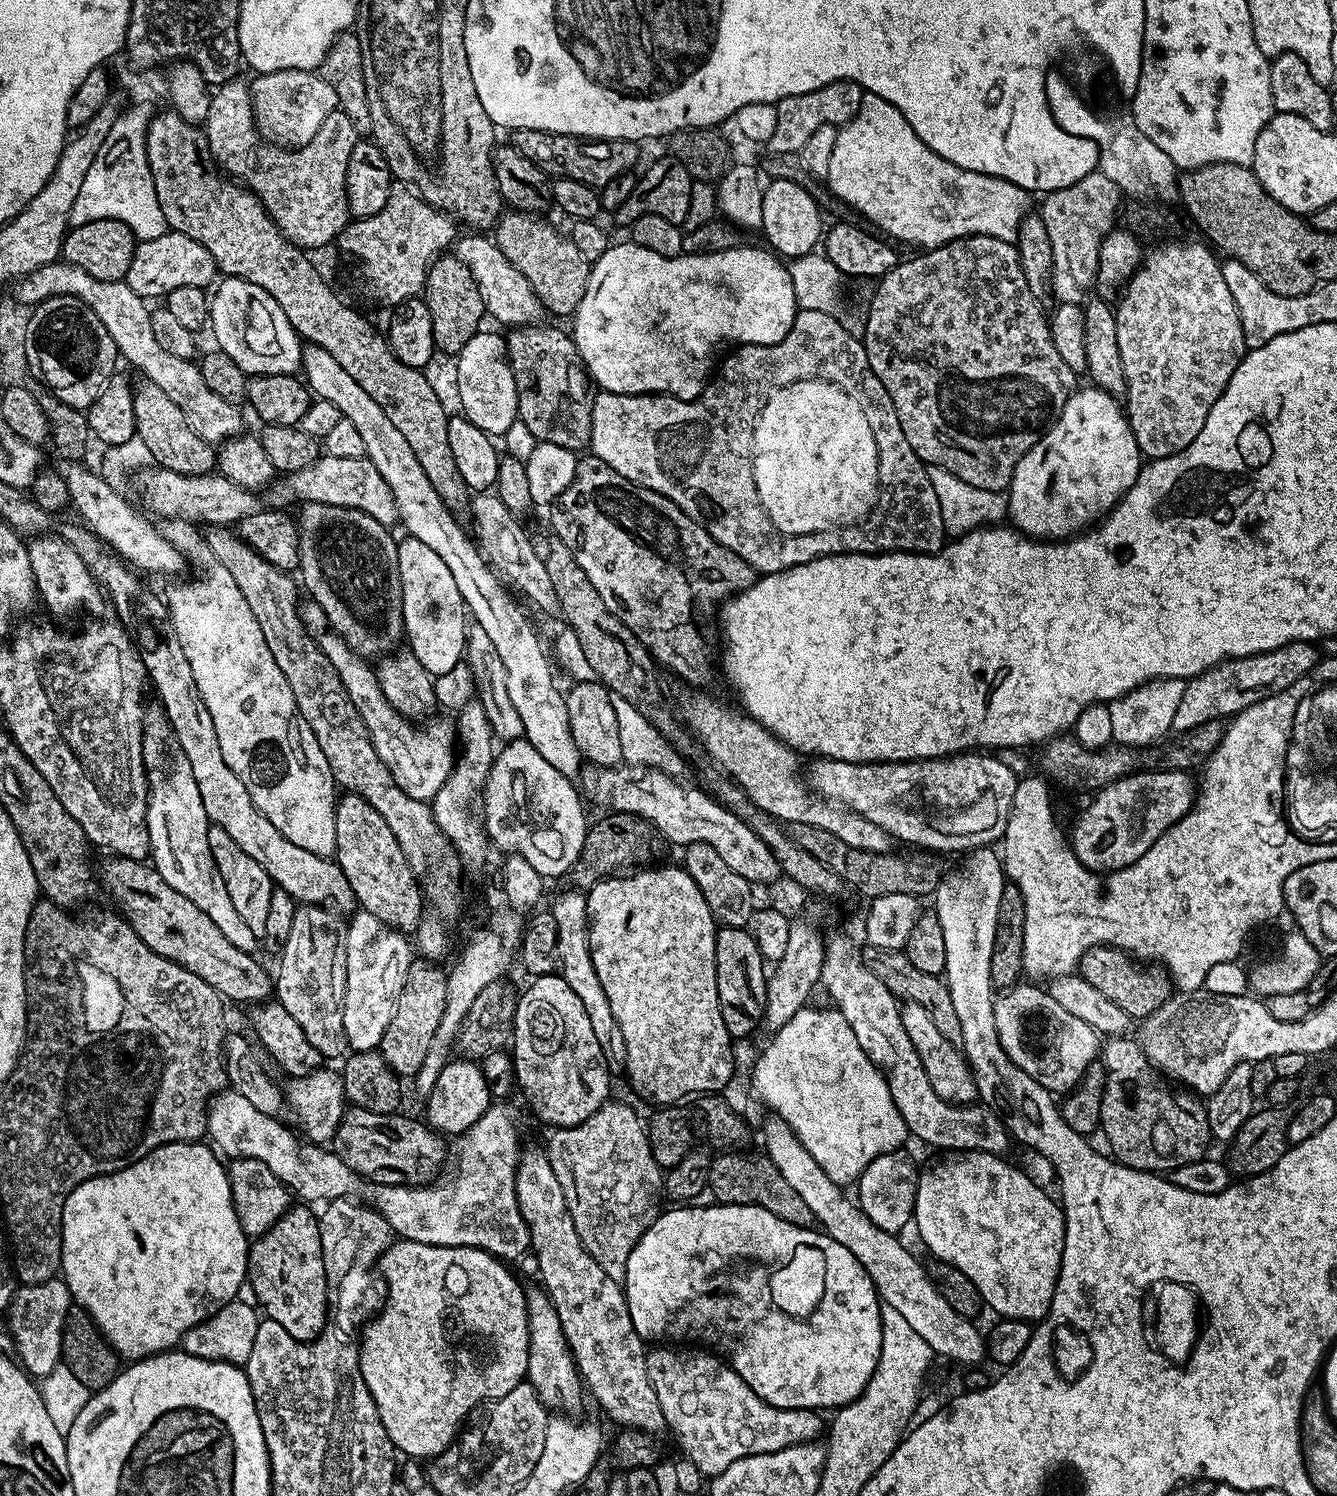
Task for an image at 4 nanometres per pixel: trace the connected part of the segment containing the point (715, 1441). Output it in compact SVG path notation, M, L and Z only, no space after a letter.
M656 1348L647 1353L648 1377L658 1394L667 1431L672 1431L684 1451L683 1459L694 1462L704 1477L722 1474L726 1466L747 1456L815 1441L825 1431L819 1411L770 1406L746 1386L731 1364L716 1356L696 1348Z

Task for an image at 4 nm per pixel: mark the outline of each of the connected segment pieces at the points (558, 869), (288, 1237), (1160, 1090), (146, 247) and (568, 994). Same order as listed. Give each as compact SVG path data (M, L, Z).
M521 738L505 743L504 748L495 753L484 787L482 789L482 823L485 833L493 845L501 848L501 853L515 854L526 858L534 870L545 878L564 876L572 871L575 860L582 850L583 840L587 836L590 820L584 817L584 804L576 793L576 788L569 777L564 776L534 746Z
M300 1206L304 1208L289 1207L288 1212L278 1222L274 1222L274 1226L270 1226L270 1230L265 1236L257 1236L251 1241L248 1250L248 1275L246 1277L247 1287L252 1287L252 1292L256 1295L255 1303L258 1305L259 1311L263 1313L267 1319L278 1322L278 1326L282 1326L282 1330L286 1330L286 1334L290 1334L290 1338L295 1340L310 1341L316 1340L324 1332L324 1327L330 1319L330 1305L328 1303L328 1279L326 1278L326 1266L322 1258L322 1234L320 1233L320 1221L317 1213L311 1212L311 1207Z
M1127 1035L1113 1036L1102 1044L1107 1080L1099 1127L1108 1139L1107 1151L1127 1168L1157 1174L1168 1174L1173 1168L1186 1166L1186 1162L1205 1159L1204 1151L1214 1140L1205 1101L1188 1090L1171 1092L1167 1083L1148 1084L1148 1075L1153 1075L1154 1069L1143 1047L1130 1039Z
M169 230L156 239L143 240L137 245L124 281L140 297L151 300L167 297L171 290L181 286L207 289L217 276L216 262L206 246L194 241L189 235Z
M559 973L533 977L528 988L519 993L515 1008L515 1026L510 1054L517 1085L522 1090L537 1118L550 1128L569 1128L580 1125L607 1103L612 1070L604 1051L591 1029L590 1018L579 1001L578 994Z

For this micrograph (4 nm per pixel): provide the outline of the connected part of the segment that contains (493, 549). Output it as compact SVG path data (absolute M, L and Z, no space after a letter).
M480 492L472 502L472 518L475 522L474 536L485 559L505 579L507 578L544 613L556 616L560 613L554 586L550 585L550 574L546 571L543 555L534 544L519 517L506 509L500 497L492 492Z

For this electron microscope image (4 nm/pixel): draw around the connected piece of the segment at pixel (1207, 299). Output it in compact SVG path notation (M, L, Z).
M1196 240L1164 244L1152 253L1149 251L1136 273L1127 281L1128 293L1124 301L1114 308L1118 350L1122 350L1122 368L1128 387L1128 425L1132 427L1141 457L1148 460L1178 454L1198 438L1198 430L1202 430L1214 402L1218 402L1234 370L1238 370L1246 355L1242 322L1234 297L1223 278L1221 261L1207 243Z

